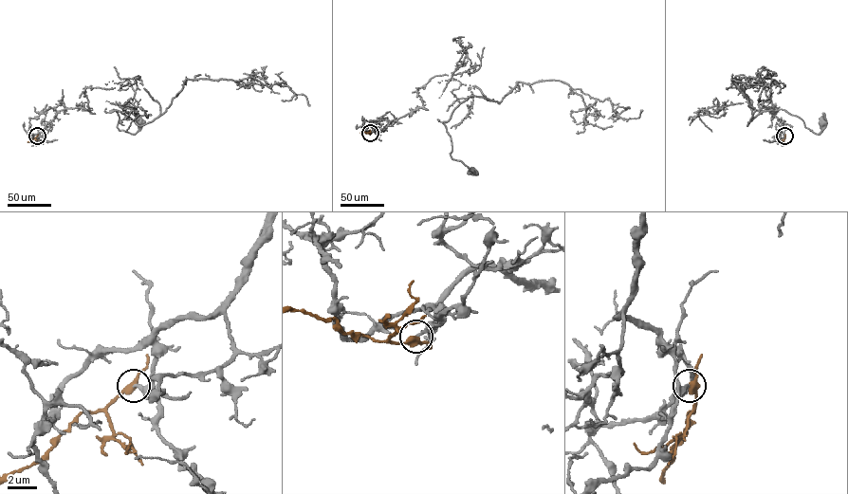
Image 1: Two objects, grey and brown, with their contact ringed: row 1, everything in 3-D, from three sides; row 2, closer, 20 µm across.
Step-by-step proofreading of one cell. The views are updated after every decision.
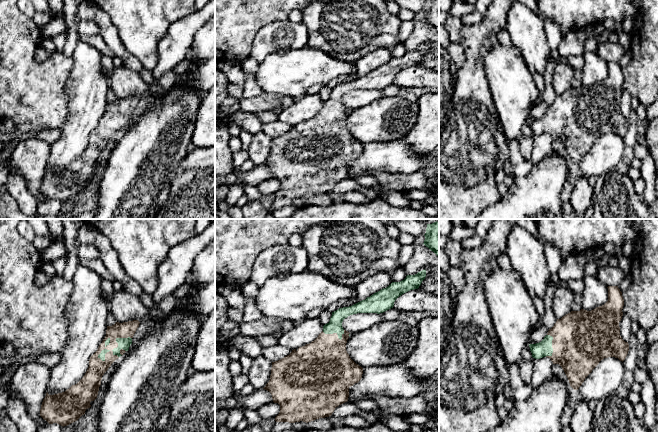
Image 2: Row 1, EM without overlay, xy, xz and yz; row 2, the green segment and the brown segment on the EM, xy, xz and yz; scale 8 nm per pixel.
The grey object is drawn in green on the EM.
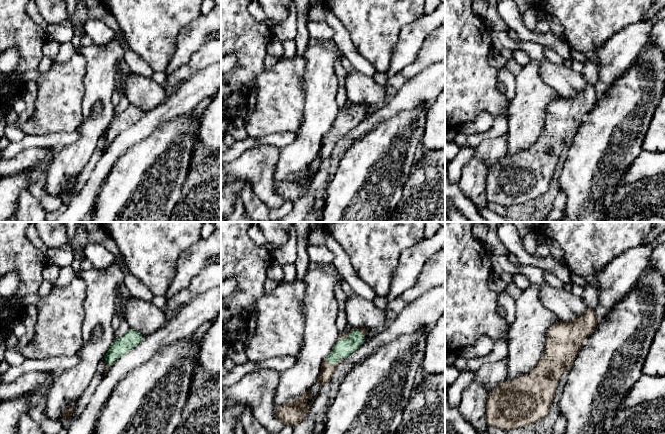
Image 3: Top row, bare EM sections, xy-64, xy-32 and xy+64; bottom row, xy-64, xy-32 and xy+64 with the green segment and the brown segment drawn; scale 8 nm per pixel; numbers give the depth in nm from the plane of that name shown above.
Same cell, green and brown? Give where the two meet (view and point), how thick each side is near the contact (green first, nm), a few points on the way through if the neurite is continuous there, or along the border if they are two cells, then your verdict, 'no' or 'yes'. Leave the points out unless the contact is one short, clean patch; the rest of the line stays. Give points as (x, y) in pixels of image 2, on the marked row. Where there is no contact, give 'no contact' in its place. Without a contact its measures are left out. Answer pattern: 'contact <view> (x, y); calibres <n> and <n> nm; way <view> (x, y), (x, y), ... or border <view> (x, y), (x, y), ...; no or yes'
contact xy (118, 346); calibres 100 and 140 nm; way xy (123, 343), (118, 346), (97, 367); yes

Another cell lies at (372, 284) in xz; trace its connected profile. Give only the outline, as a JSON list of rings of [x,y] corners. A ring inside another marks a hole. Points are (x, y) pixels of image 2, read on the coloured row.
[[[377,272],[368,276],[355,287],[356,298],[360,301],[365,300],[381,289],[388,287],[392,282],[391,275],[388,272]]]

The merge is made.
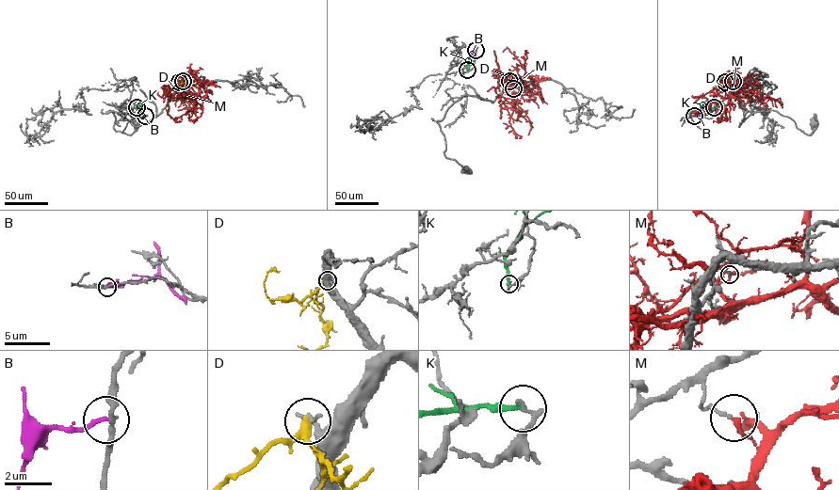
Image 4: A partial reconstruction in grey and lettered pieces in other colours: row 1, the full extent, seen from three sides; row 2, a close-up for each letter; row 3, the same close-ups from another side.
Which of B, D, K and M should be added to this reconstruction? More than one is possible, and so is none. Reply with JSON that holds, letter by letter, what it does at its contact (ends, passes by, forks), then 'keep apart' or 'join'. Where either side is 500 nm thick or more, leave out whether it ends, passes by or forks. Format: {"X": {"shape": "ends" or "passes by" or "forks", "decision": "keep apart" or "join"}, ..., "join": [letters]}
{"B": {"shape": "ends", "decision": "keep apart"}, "D": {"shape": "passes by", "decision": "keep apart"}, "K": {"shape": "ends", "decision": "keep apart"}, "M": {"shape": "ends", "decision": "keep apart"}, "join": []}

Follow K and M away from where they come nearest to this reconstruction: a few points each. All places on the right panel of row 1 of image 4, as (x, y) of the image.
K: (714, 108), (703, 104), (701, 107)
M: (733, 81), (735, 90), (725, 118), (718, 118), (708, 109)

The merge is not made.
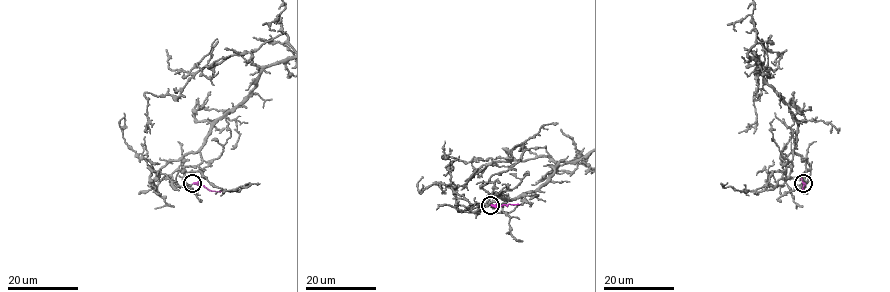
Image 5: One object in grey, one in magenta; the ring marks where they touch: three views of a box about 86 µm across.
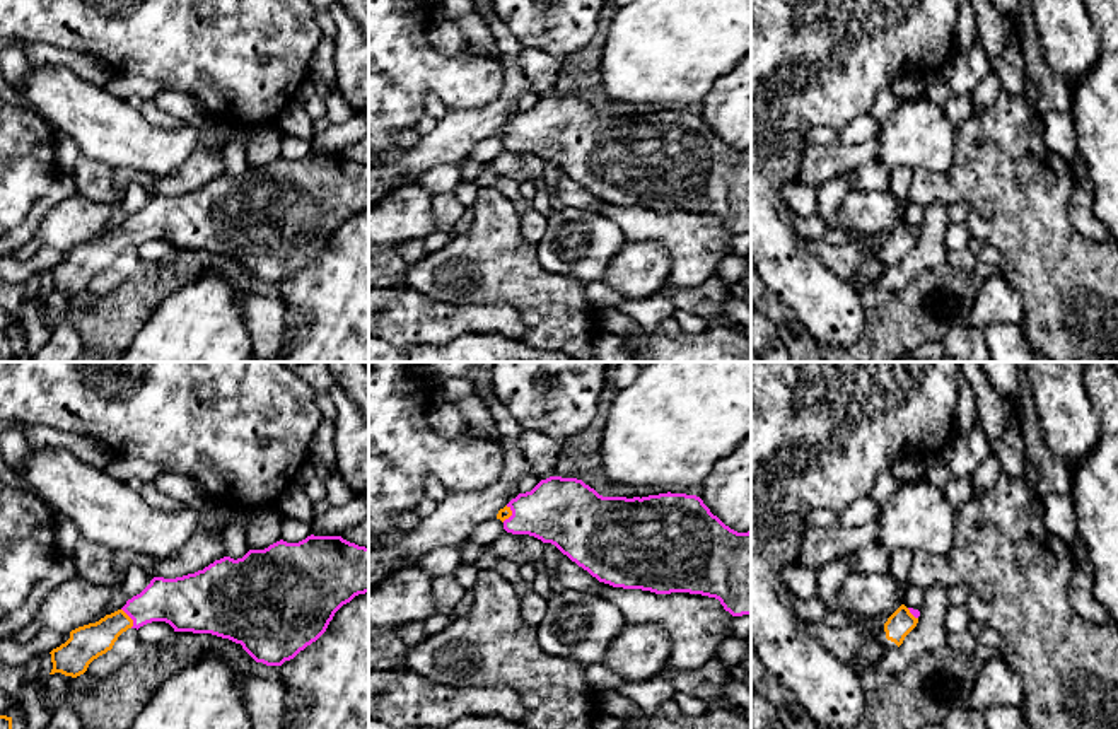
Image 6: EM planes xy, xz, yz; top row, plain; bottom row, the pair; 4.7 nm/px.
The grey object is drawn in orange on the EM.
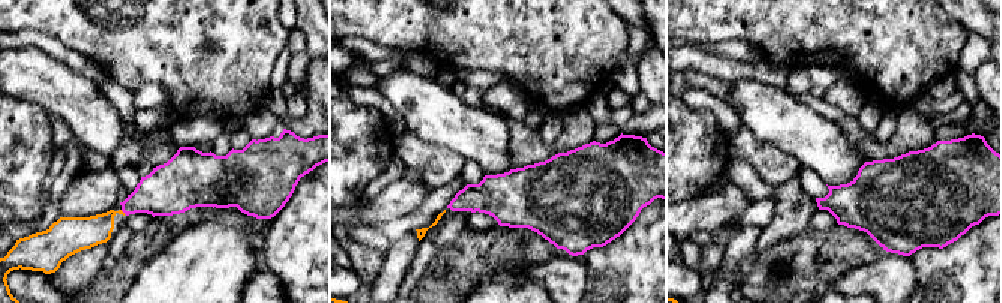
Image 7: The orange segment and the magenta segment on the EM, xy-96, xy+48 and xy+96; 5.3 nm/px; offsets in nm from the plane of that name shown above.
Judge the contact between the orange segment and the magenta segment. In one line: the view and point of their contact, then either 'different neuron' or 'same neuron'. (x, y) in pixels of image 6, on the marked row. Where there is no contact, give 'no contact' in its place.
xy (130, 618) | same neuron

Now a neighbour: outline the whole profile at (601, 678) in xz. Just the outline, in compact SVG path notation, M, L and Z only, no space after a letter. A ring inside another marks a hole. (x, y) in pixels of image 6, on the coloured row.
M603 662L584 666L584 676L591 688L594 688L599 693L603 693L604 690L614 690L616 686L626 683Z

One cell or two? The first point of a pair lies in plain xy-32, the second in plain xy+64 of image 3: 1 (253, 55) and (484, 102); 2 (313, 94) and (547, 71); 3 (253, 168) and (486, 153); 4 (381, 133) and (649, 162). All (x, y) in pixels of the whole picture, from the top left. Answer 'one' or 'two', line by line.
1: one
2: two
3: one
4: two

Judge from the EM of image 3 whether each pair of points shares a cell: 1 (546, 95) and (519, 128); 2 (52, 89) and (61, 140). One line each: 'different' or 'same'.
1: same
2: different

